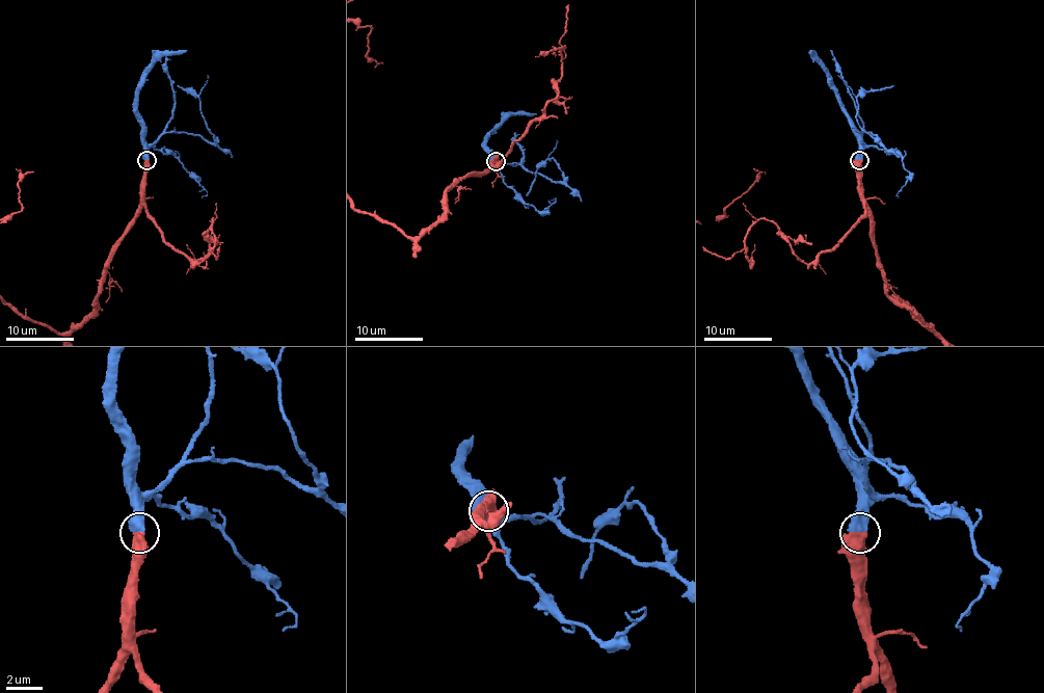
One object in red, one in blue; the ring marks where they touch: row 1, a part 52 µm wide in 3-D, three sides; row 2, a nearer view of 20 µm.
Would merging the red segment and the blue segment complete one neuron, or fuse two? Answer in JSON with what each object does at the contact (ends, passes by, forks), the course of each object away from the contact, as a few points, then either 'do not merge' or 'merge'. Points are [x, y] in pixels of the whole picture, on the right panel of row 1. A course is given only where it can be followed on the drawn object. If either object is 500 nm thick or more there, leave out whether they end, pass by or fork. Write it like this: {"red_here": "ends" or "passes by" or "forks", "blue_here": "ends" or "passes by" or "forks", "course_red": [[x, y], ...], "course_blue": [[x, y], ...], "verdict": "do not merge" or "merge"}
{"course_blue": [[859, 158], [861, 133], [871, 133], [880, 139], [876, 141], [856, 117], [857, 97], [893, 85]], "verdict": "merge"}

